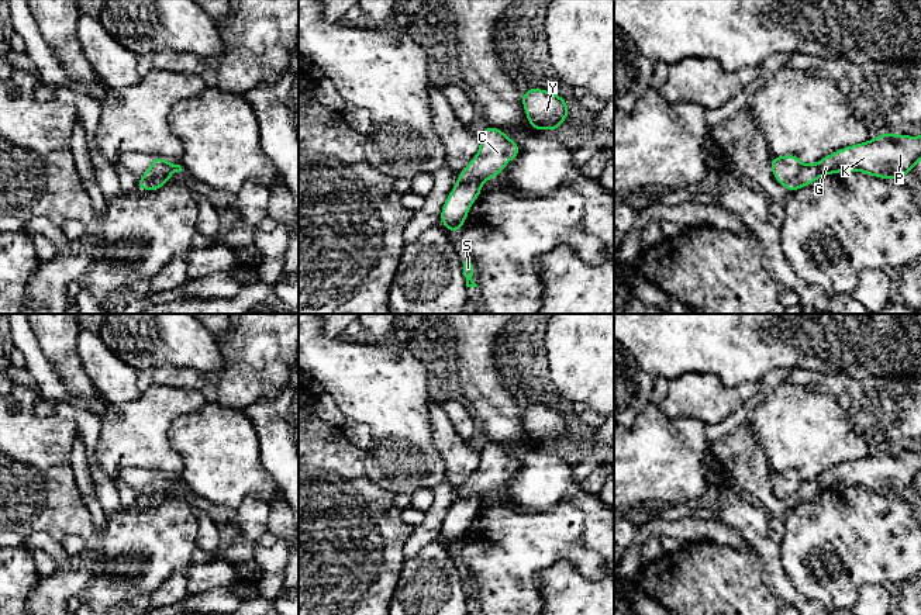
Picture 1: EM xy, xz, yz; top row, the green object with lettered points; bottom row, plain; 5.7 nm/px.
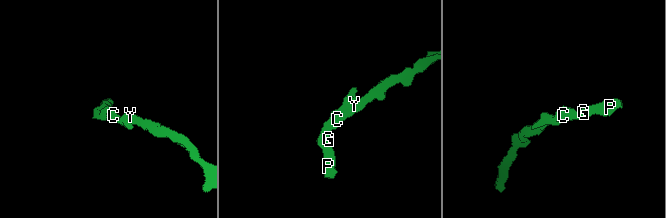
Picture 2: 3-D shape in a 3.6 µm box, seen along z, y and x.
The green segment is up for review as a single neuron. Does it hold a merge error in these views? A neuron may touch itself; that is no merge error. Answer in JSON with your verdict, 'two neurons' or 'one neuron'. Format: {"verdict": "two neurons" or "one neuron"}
{"verdict": "two neurons"}

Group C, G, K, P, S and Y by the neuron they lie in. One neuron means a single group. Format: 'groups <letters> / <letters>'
groups C Y / G K P S

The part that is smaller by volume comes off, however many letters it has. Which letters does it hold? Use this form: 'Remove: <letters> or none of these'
Remove: G, K, P, S

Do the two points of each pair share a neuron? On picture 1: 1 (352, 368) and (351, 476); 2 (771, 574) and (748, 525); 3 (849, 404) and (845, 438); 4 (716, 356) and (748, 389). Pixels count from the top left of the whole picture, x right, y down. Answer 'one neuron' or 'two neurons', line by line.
1: two neurons
2: one neuron
3: two neurons
4: two neurons

